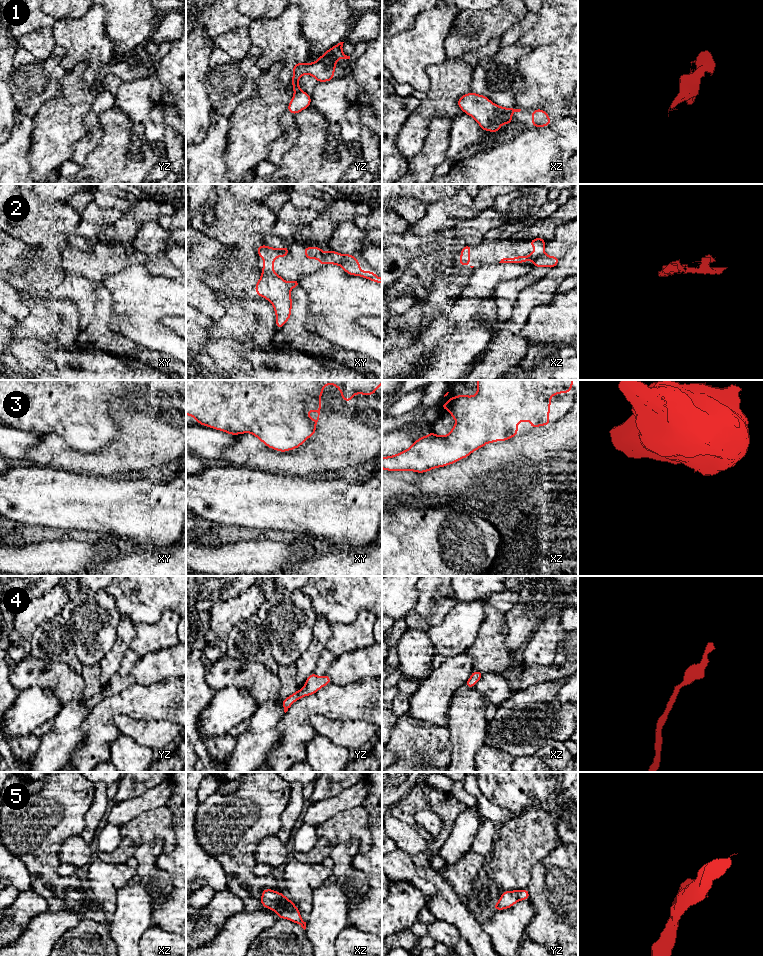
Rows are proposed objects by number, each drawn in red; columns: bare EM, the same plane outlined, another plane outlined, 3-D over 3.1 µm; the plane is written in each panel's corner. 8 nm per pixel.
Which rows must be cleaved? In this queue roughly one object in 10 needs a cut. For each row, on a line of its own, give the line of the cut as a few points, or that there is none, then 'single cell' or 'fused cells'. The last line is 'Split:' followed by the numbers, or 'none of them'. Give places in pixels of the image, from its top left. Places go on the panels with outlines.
1: no cut | single cell
2: xy (344, 255), (344, 260), (340, 265) | fused cells
3: no cut | single cell
4: no cut | single cell
5: no cut | single cell
Split: 2

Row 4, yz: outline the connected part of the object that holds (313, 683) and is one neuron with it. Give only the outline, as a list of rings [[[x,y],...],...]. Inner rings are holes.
[[[314,672],[308,676],[305,686],[301,690],[295,691],[292,695],[282,700],[282,706],[286,713],[291,705],[304,696],[315,694],[319,689],[331,683],[331,678],[326,674],[322,677],[317,676]]]

